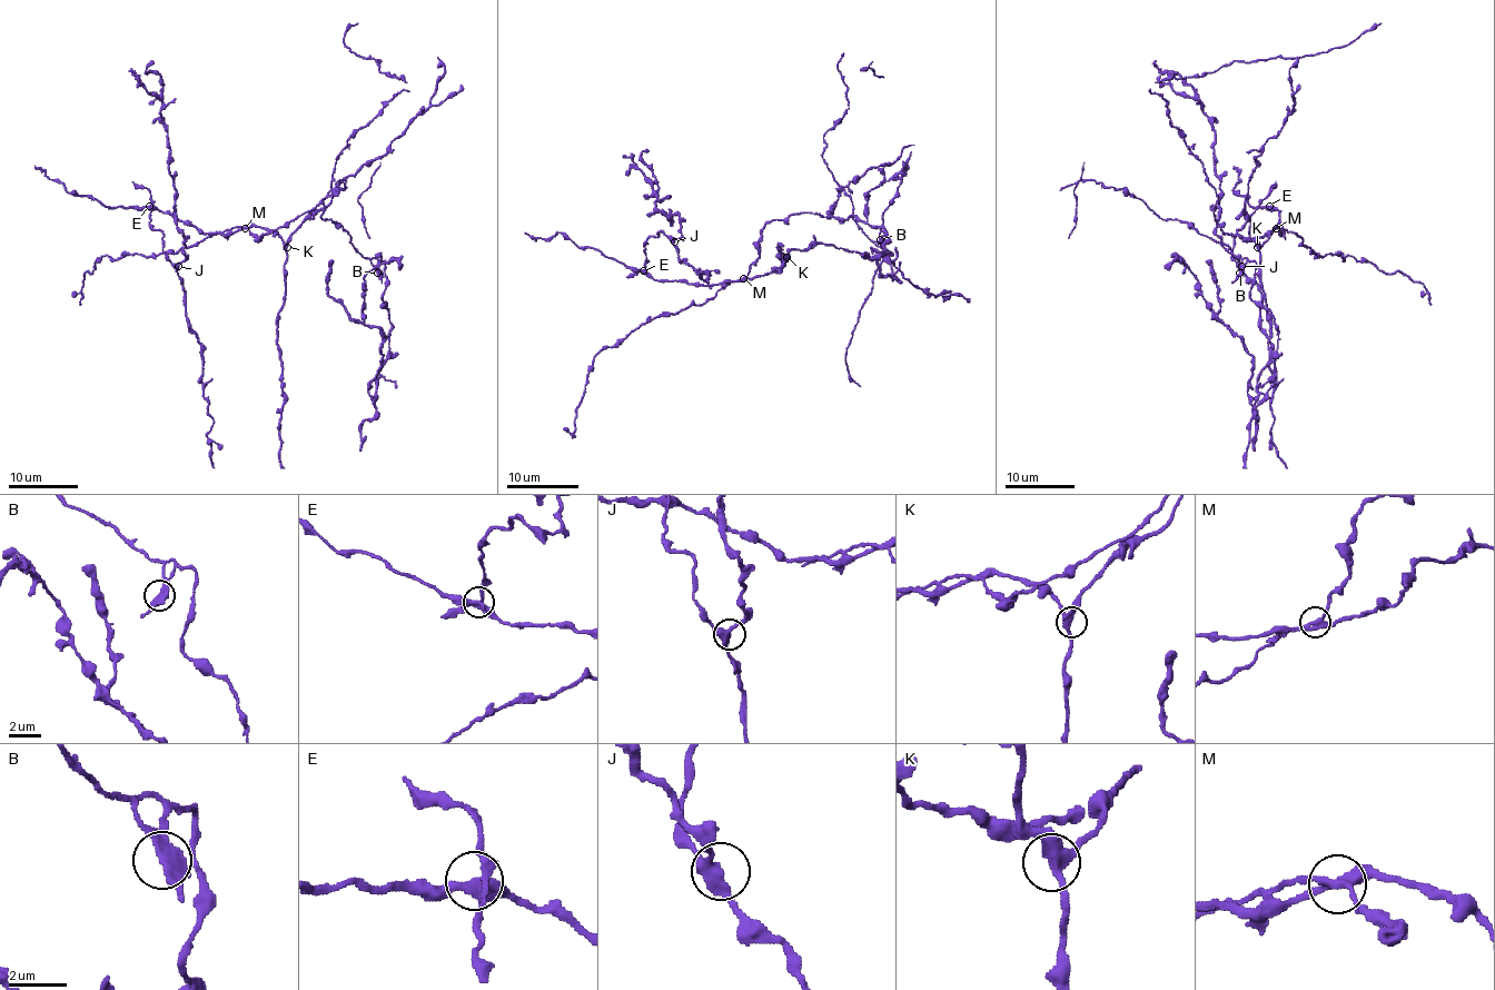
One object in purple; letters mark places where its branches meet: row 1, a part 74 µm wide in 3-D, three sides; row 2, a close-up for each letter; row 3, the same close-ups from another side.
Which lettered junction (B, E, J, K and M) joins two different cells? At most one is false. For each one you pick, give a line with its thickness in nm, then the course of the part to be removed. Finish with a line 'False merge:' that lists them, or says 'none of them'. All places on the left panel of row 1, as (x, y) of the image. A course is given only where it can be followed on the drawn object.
M: 320 nm thick; foreign part runs (246, 228), (259, 238), (312, 210), (347, 140), (406, 82), (344, 45), (344, 32), (358, 22)
False merge: M

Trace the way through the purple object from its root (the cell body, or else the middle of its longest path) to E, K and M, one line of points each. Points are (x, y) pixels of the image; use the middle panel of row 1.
E: (789, 216), (771, 220), (765, 225), (756, 261), (750, 274), (736, 280), (716, 285), (656, 280), (643, 270)
K: (789, 216), (771, 220), (765, 225), (756, 261), (748, 276), (760, 277), (776, 271), (786, 257)
M: (789, 216), (771, 220), (765, 225), (756, 261), (744, 277)

